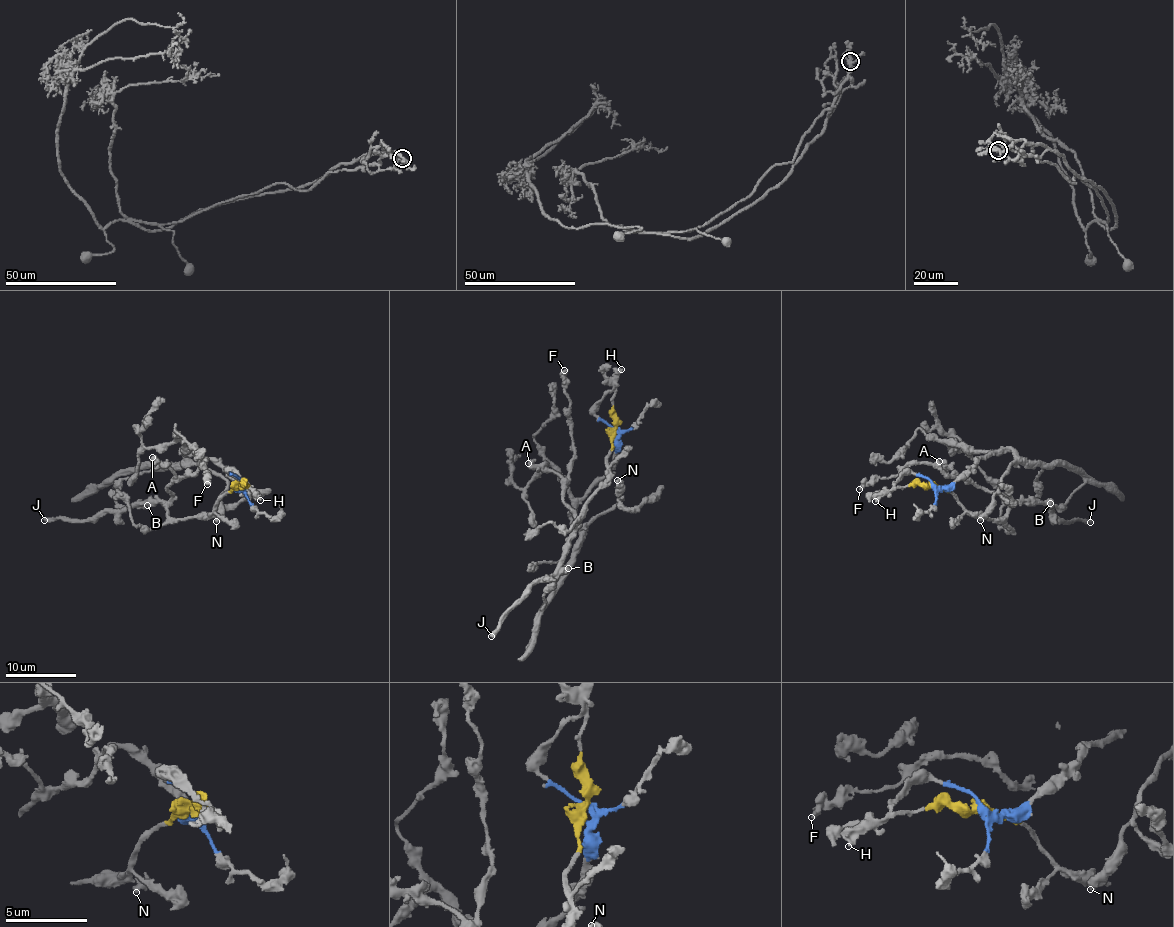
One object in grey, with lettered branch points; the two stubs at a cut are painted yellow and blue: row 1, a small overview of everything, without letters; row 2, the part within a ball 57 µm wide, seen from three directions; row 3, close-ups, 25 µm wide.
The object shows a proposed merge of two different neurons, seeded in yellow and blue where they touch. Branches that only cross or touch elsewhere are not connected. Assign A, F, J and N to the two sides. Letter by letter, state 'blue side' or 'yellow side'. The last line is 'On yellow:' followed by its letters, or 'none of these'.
A: yellow side
F: yellow side
J: yellow side
N: blue side
On yellow: A, F, J

